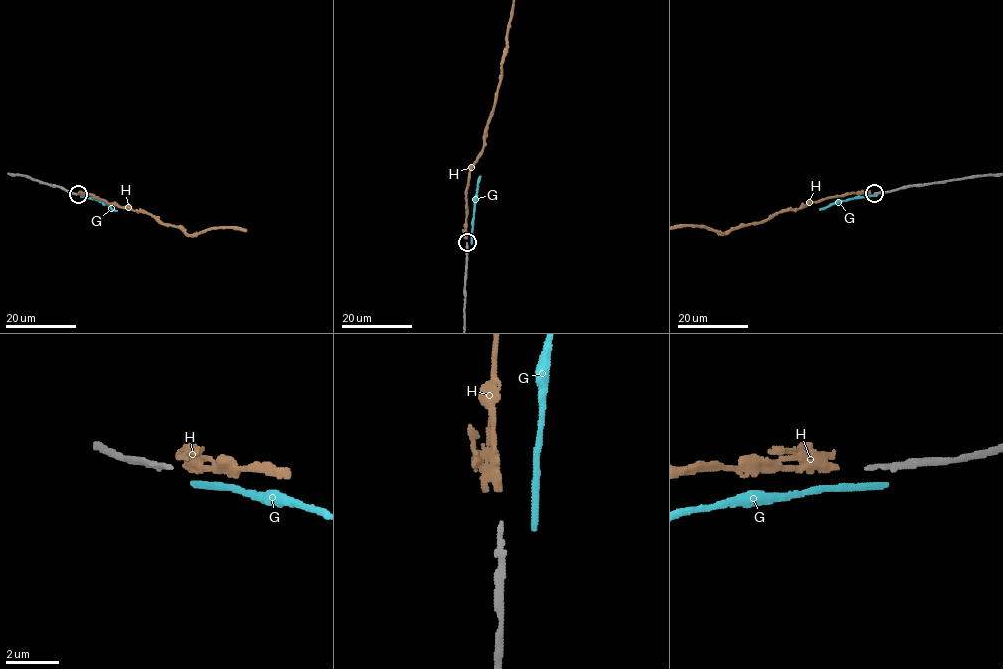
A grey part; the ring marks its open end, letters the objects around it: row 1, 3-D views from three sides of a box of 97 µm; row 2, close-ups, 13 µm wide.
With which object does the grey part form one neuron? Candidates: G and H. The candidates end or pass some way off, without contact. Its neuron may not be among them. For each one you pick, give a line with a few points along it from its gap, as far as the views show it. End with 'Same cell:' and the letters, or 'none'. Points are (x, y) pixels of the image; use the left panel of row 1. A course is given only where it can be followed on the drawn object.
Same cell: H

